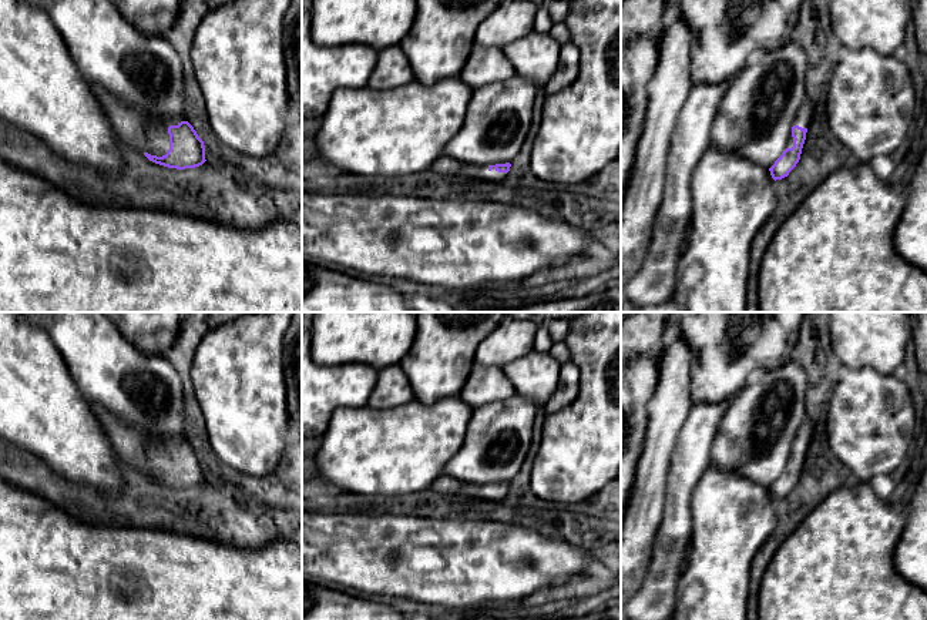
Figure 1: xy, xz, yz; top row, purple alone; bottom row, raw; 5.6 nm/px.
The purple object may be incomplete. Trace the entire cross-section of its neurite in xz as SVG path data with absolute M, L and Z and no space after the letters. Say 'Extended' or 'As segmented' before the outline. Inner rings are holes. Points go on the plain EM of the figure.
Extended. M441 476L431 485L431 489L441 493L456 493L461 496L503 502L503 499L507 496L507 492L510 490L510 486L510 482L496 485L480 485L466 483L453 477Z

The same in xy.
Extended. M88 401L112 443L117 456L142 472L150 480L177 489L195 487L205 479L204 460L188 440L162 443L134 428L118 423L112 415Z

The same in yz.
Extended. M805 418L797 429L795 442L792 446L792 455L786 463L786 469L769 487L772 497L782 499L789 495L789 492L796 486L800 479L802 467L806 459L807 446L813 435L813 423Z

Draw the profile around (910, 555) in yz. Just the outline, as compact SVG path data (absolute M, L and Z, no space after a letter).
M927 465L904 510L907 520L894 549L894 566L907 582L927 591Z

